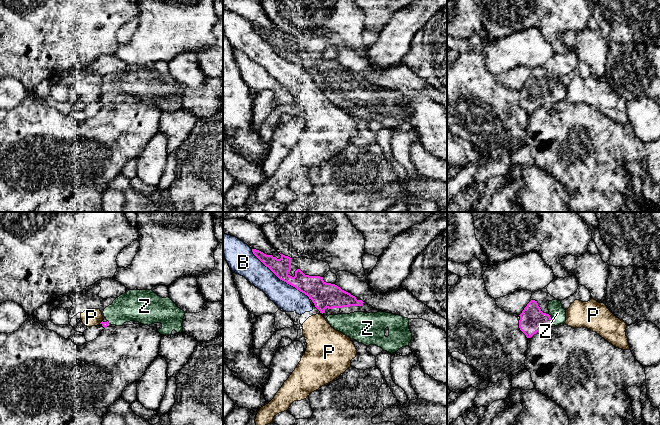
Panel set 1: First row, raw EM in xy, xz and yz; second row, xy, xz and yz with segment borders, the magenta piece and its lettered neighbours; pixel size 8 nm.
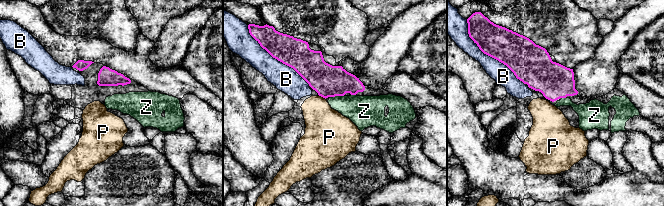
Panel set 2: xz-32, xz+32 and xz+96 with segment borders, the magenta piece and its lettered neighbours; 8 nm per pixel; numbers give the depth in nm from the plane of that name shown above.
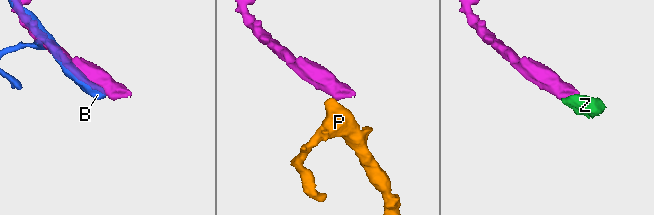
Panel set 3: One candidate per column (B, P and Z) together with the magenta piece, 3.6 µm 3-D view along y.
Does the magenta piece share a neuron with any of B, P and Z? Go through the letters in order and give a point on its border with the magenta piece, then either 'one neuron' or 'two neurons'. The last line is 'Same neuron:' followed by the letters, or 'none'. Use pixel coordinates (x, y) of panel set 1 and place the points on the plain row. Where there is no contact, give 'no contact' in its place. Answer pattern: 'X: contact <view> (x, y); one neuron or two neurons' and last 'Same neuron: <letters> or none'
B: contact xz (280, 55); two neurons
P: contact xy (101, 98); two neurons
Z: contact yz (551, 95); one neuron
Same neuron: Z

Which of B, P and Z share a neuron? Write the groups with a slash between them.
B P / Z

